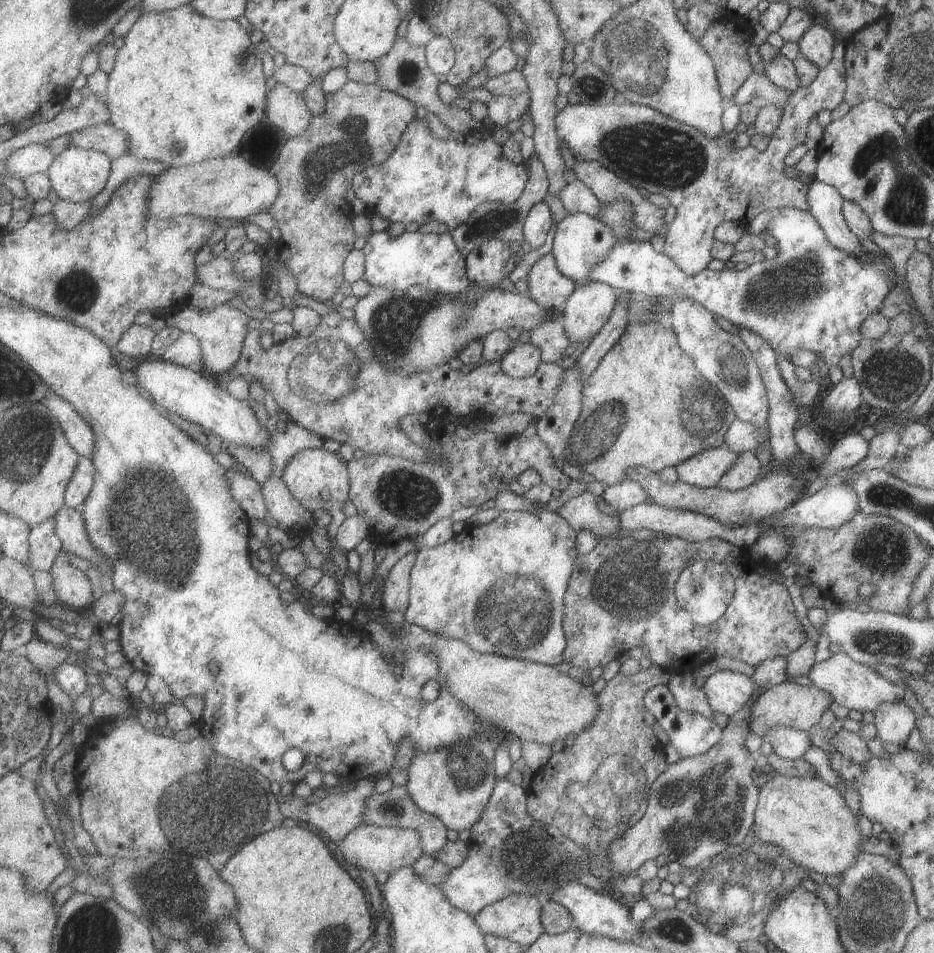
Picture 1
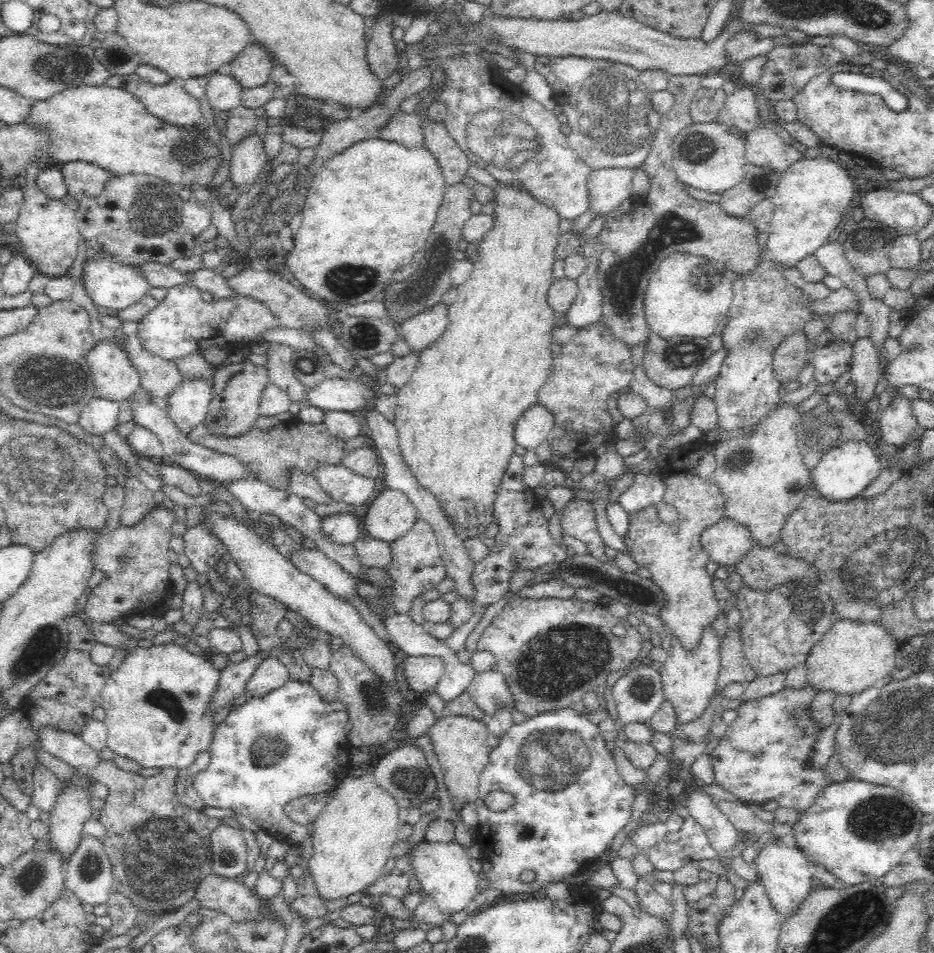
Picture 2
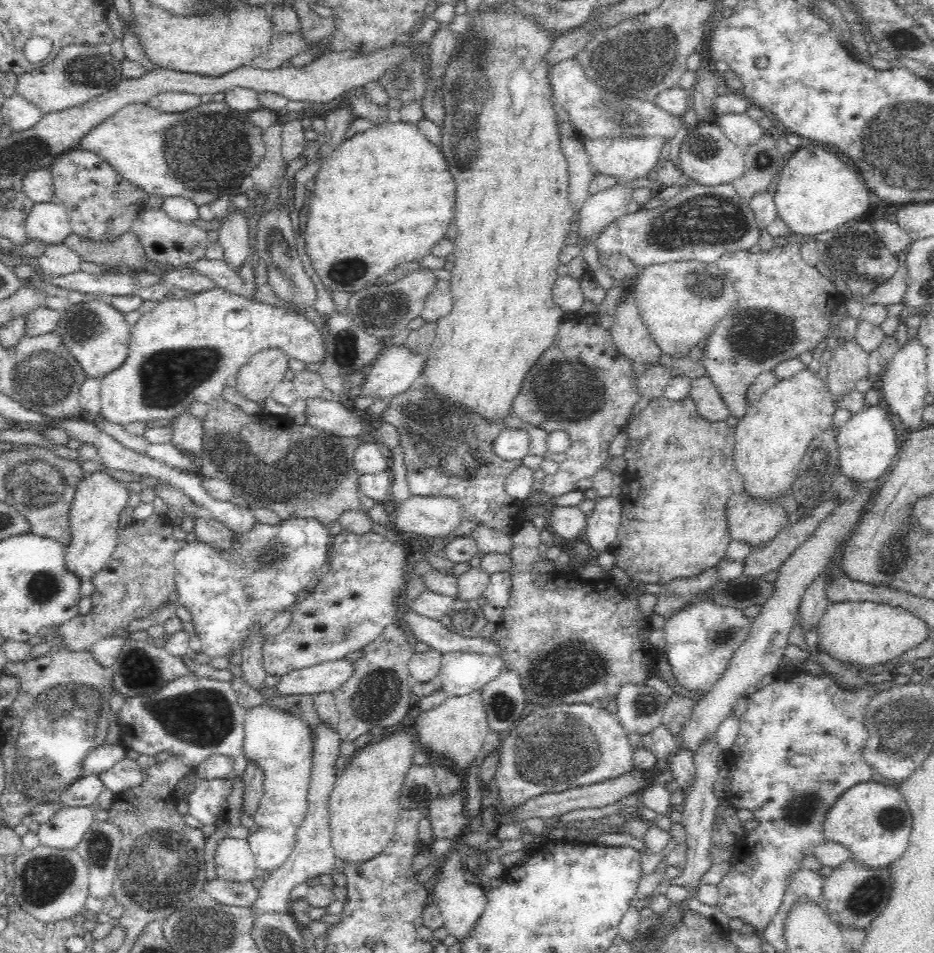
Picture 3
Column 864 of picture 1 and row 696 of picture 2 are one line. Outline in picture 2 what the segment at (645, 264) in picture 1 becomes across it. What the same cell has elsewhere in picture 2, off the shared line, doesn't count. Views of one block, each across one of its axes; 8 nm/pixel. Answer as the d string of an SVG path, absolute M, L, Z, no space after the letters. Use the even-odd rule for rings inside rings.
M290 679L284 686L261 697L249 697L245 704L232 709L224 722L217 724L210 743L210 764L193 778L193 785L204 806L225 808L248 816L273 840L288 843L292 850L300 850L308 831L296 824L284 812L290 800L335 788L351 768L349 737L344 736L348 711L340 700L326 703L311 683Z

